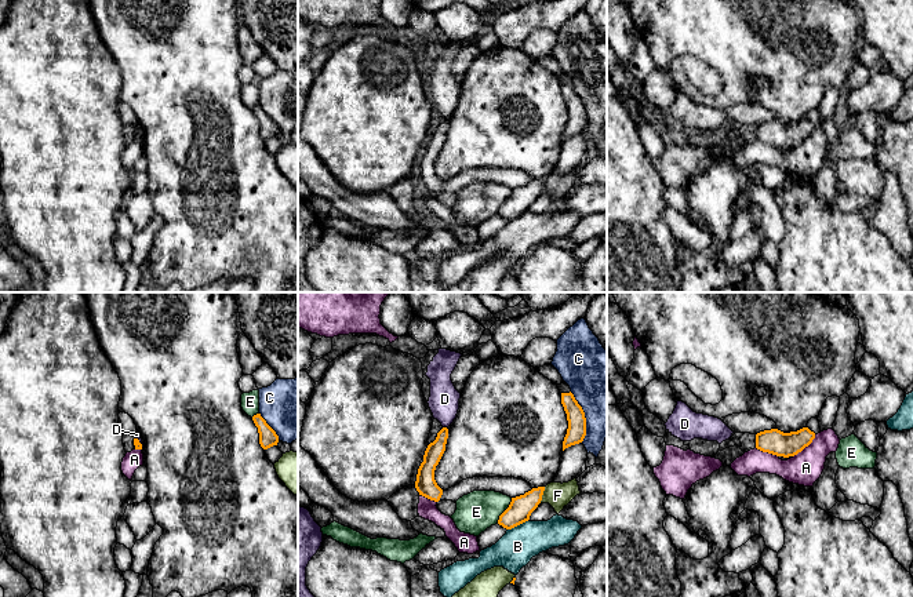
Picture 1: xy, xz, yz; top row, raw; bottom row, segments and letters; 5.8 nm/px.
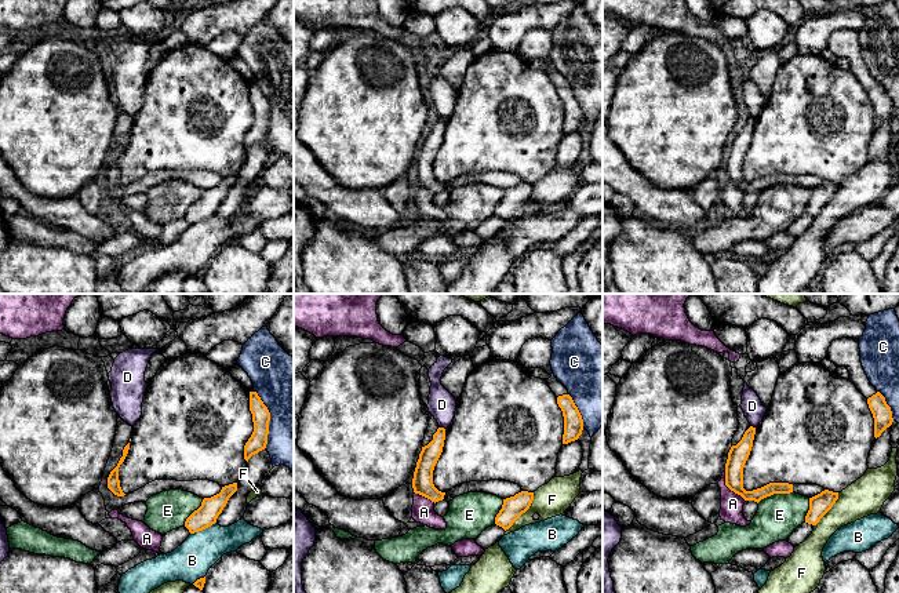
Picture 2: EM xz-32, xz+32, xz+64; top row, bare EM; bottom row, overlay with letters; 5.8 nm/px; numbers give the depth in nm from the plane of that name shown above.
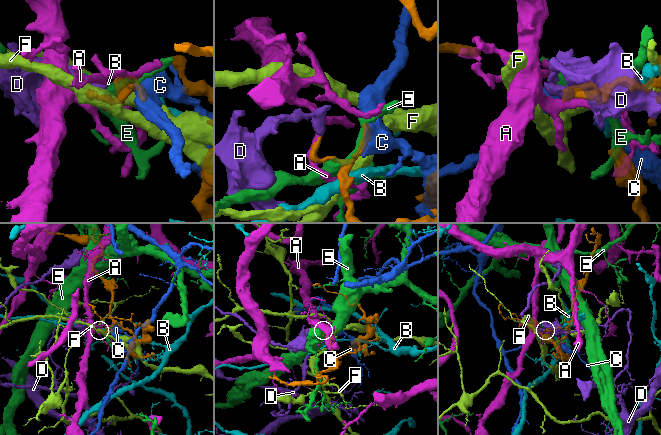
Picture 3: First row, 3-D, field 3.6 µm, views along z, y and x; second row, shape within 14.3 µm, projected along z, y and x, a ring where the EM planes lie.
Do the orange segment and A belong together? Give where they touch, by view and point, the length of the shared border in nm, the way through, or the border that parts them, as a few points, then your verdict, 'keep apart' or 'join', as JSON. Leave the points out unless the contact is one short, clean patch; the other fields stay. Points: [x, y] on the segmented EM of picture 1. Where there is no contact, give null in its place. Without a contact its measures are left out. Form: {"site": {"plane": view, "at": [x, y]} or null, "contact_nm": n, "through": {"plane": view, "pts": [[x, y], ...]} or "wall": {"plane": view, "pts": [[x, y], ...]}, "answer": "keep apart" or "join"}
{"site": {"plane": "yz", "at": [806, 446]}, "contact_nm": 190, "answer": "keep apart"}

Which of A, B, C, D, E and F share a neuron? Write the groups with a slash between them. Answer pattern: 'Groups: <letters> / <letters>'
Groups: A / B / C / D / E / F

